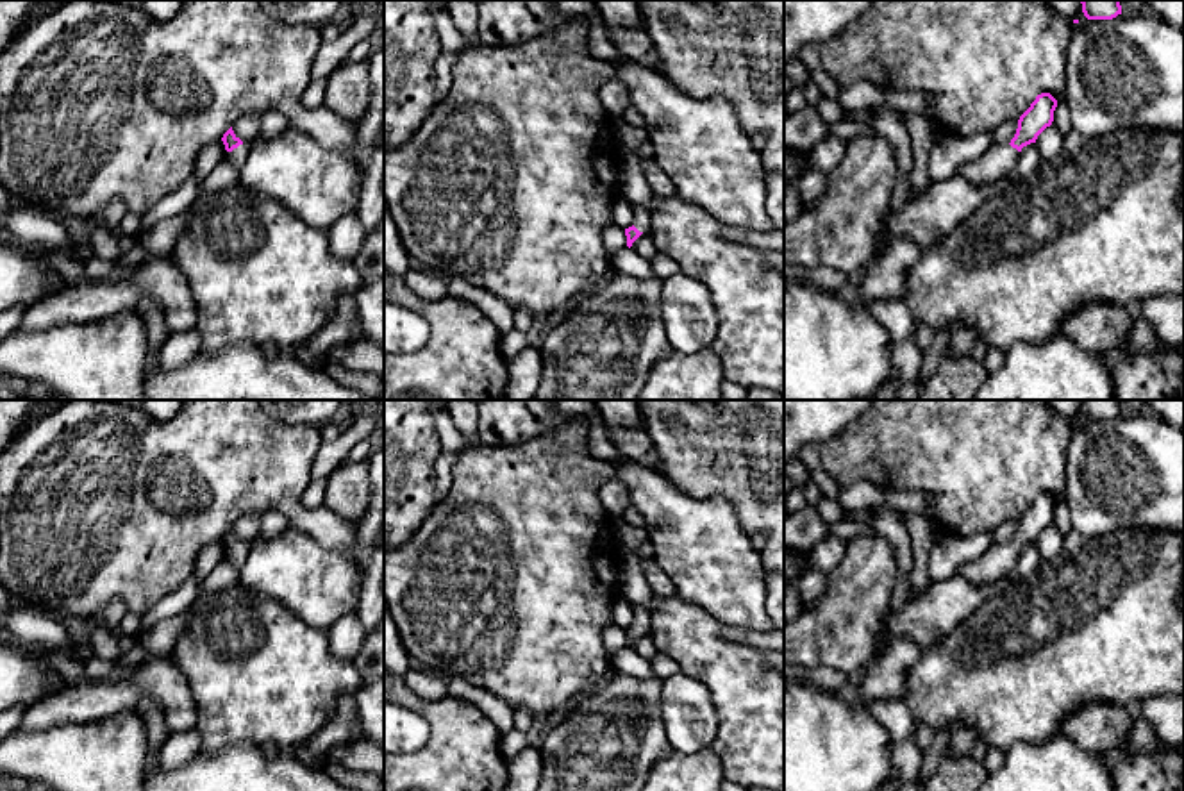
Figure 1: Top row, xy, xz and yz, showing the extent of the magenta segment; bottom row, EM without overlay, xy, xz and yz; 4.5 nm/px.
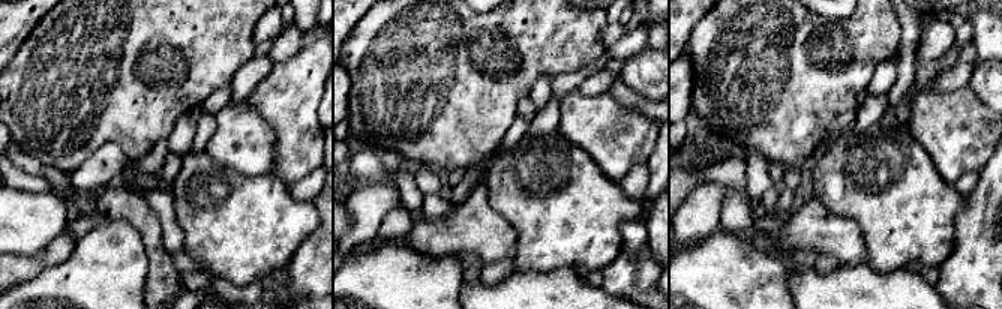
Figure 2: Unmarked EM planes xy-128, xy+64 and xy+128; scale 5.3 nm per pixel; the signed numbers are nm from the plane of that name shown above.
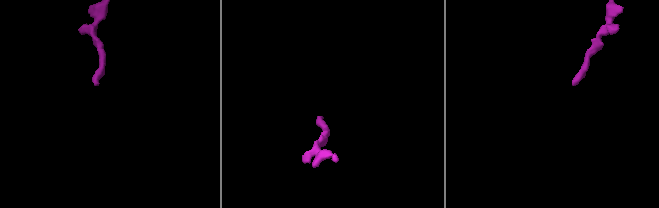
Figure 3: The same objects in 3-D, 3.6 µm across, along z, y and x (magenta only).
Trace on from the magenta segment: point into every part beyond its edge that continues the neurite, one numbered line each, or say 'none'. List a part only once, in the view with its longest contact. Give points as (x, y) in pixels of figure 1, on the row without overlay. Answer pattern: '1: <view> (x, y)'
1: xy (238, 556)

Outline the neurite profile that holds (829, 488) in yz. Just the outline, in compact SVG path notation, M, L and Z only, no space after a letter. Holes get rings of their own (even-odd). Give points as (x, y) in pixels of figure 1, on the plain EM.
M820 466L811 470L811 480L825 498L838 498L841 486Z

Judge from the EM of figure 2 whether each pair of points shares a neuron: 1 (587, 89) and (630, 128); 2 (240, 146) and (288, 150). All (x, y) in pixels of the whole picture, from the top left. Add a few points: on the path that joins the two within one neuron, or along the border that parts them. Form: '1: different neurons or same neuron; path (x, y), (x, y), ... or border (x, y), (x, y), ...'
1: different neurons; border (576, 90), (585, 95), (606, 93)
2: different neurons; border (260, 116), (275, 135), (272, 173)

